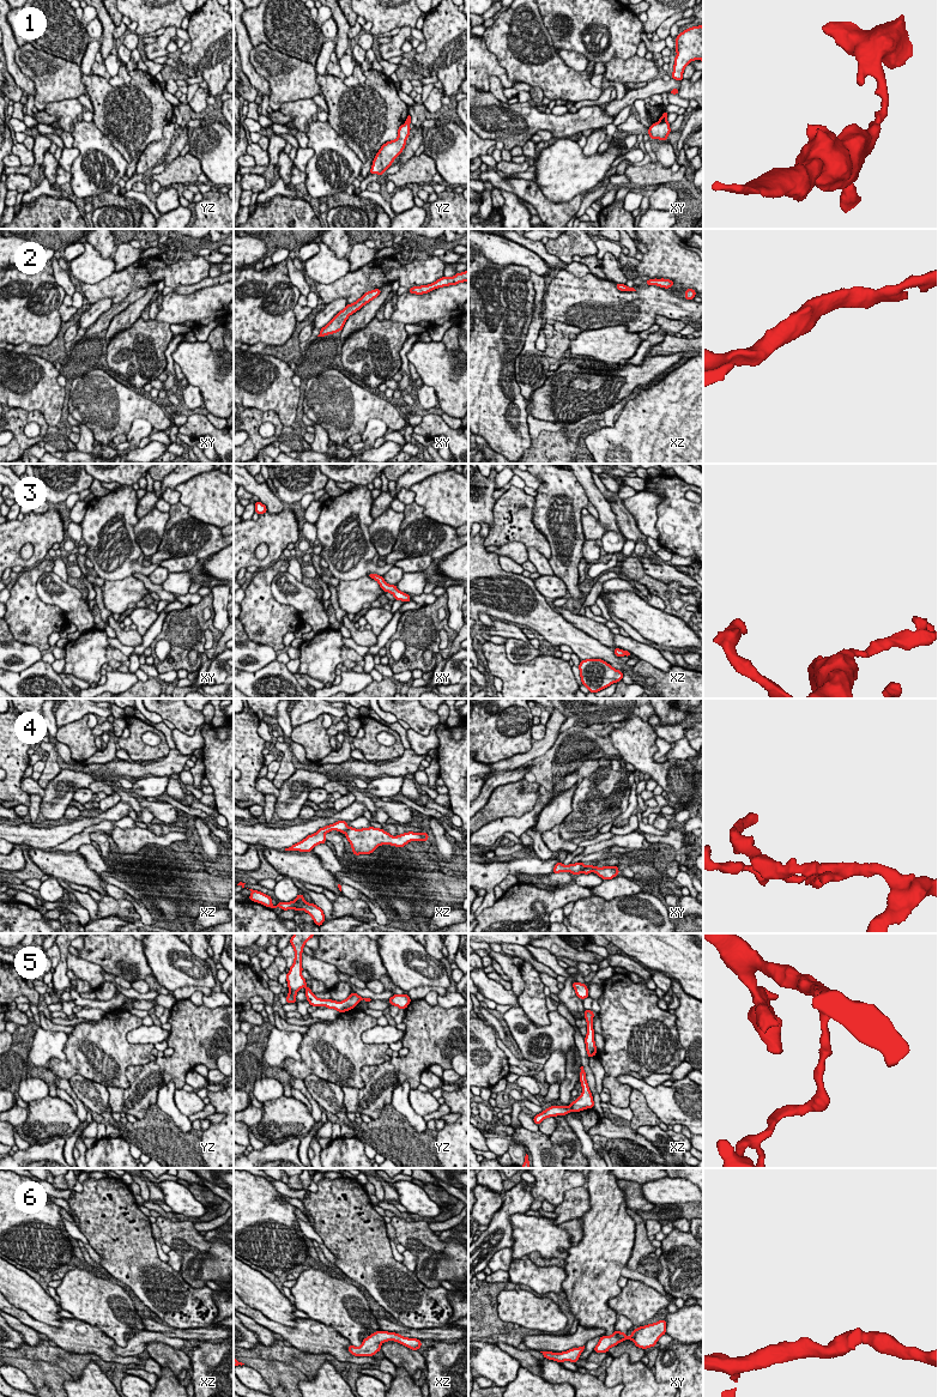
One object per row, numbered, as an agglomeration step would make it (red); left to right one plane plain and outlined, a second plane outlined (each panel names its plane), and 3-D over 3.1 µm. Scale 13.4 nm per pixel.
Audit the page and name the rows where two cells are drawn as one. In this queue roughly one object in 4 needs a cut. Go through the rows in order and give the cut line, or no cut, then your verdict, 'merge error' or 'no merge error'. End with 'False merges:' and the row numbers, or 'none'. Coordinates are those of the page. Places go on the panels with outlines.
1: cut in xy along (665, 120), (659, 122); merge error
2: no cut; no merge error
3: no cut; no merge error
4: cut in xy along (585, 866), (581, 872); merge error
5: no cut; no merge error
6: no cut; no merge error
False merges: 1, 4

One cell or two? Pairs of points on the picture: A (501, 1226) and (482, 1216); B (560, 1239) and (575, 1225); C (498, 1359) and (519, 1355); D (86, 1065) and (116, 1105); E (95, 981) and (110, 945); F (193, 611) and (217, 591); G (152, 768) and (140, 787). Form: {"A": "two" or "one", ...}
{"A": "two", "B": "two", "C": "two", "D": "two", "E": "two", "F": "two", "G": "two"}

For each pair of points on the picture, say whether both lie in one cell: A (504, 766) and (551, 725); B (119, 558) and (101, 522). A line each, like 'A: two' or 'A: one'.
A: one
B: one

